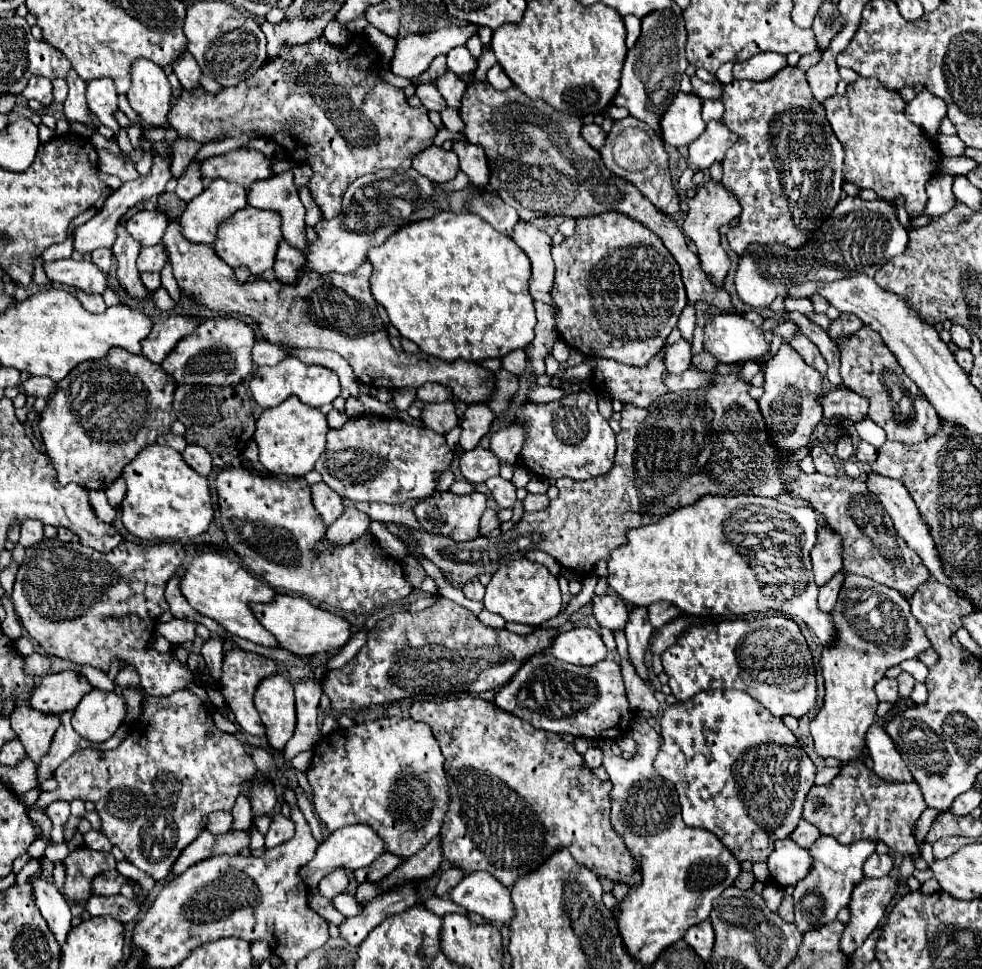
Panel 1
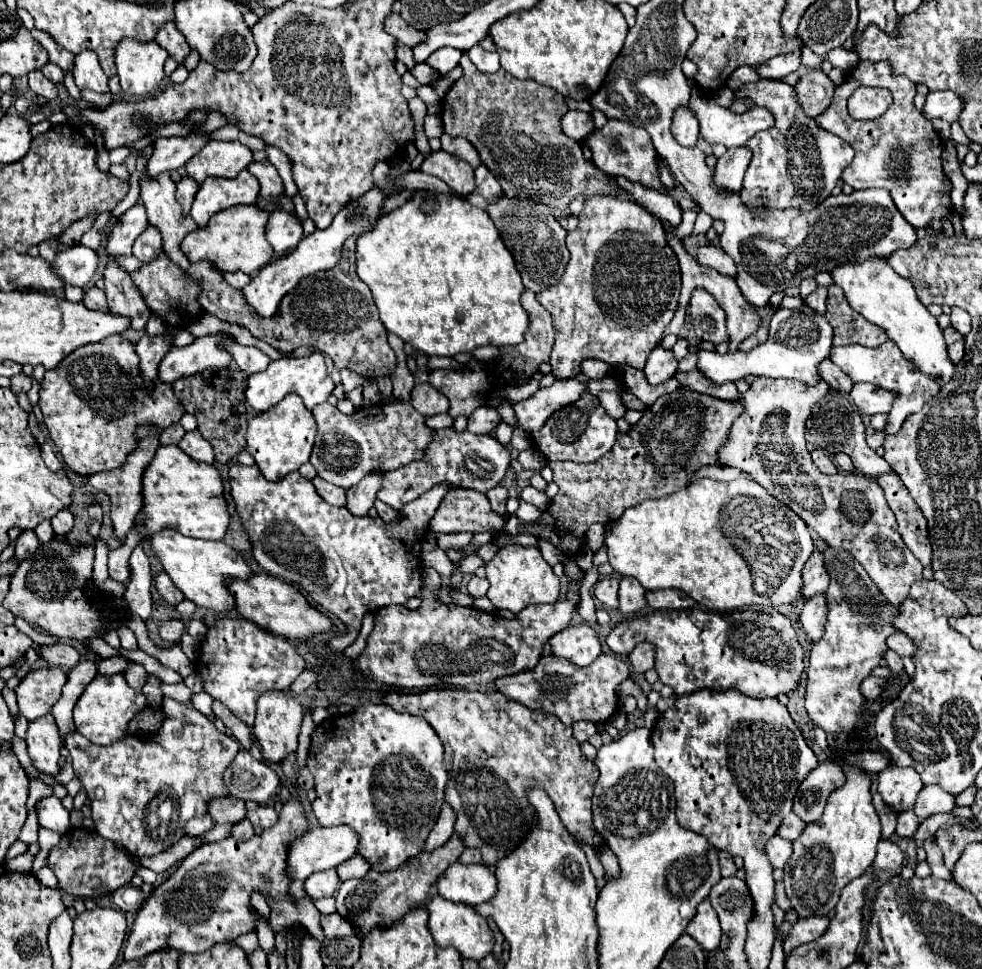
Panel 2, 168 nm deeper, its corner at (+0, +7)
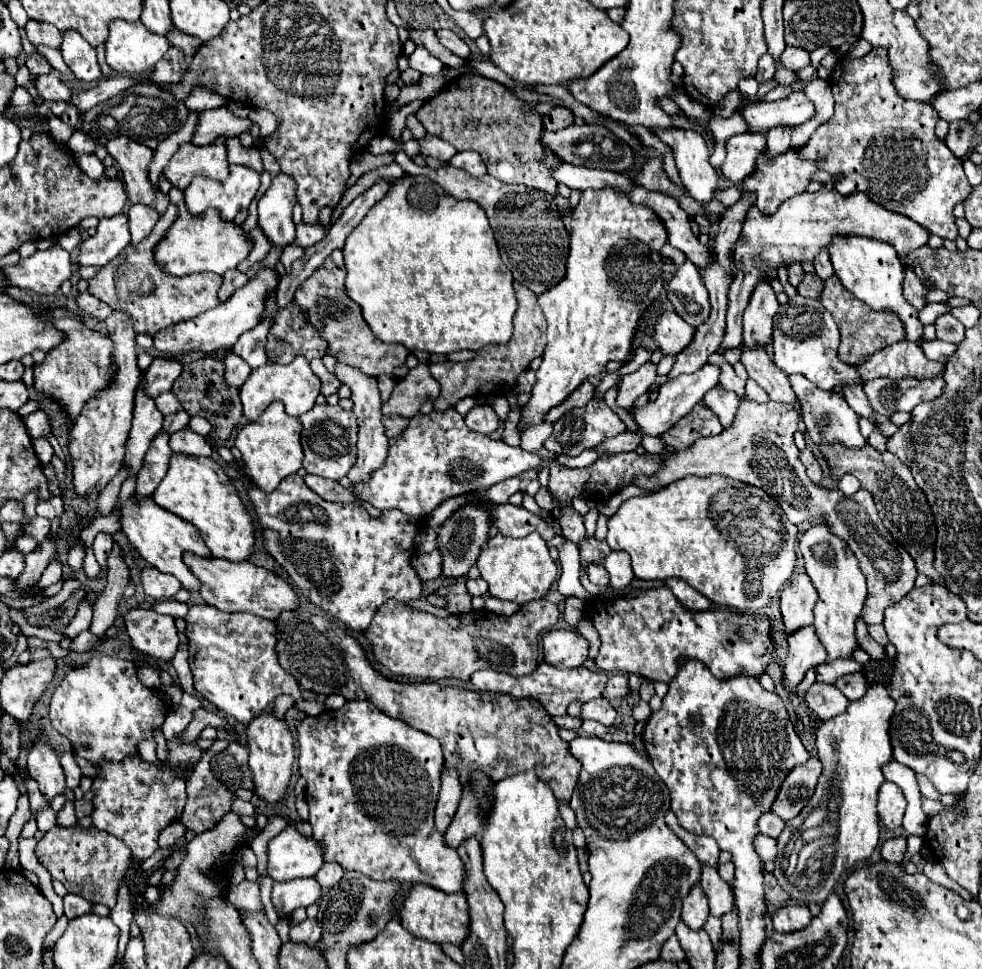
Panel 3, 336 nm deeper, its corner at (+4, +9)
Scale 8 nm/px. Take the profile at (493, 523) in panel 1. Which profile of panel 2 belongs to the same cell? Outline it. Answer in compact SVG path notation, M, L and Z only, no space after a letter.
M493 487L491 491L487 491L487 499L489 499L491 509L495 513L505 515L505 503L507 503L507 489L505 487Z

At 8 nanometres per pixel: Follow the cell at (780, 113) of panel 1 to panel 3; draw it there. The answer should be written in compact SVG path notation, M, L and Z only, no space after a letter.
M789 149L787 153L783 153L783 155L779 155L779 157L771 159L771 161L767 159L767 153L763 151L763 153L757 157L757 165L759 165L759 169L743 181L743 189L745 189L745 191L753 191L753 193L757 195L757 209L759 209L763 215L775 213L783 201L787 201L787 199L791 199L791 197L803 193L805 187L809 185L811 173L817 171L815 165L799 161L795 149Z

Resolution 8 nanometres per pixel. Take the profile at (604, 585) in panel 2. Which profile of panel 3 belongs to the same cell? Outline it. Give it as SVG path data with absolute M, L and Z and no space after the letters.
M589 563L589 565L587 565L587 575L589 575L591 583L595 583L595 585L601 585L601 587L609 585L609 577L607 577L607 571L605 571L603 565Z

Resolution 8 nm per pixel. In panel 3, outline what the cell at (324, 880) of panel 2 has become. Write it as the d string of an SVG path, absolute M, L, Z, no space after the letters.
M295 879L287 883L273 883L271 903L277 915L291 915L297 907L309 907L321 897L319 883L311 879Z

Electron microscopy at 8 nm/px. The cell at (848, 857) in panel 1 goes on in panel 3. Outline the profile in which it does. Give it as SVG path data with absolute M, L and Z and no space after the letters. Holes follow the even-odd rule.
M877 681L867 687L867 693L859 701L851 701L845 713L821 721L815 731L823 771L819 775L811 801L797 817L785 823L785 829L777 839L779 853L773 871L781 887L799 905L821 905L841 873L851 869L857 861L867 859L877 847L877 793L881 783L885 781L881 765L893 759L889 739L889 723L893 711L895 701L891 697L889 685L885 681ZM819 805L825 805L831 821L825 821L823 825L813 829L803 829L803 821Z

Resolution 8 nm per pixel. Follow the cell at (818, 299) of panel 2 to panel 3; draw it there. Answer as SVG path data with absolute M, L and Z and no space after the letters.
M821 249L821 251L819 251L819 255L813 259L813 267L815 267L815 273L817 273L823 281L835 273L835 271L831 269L831 261L829 261L829 251L827 251L827 249Z

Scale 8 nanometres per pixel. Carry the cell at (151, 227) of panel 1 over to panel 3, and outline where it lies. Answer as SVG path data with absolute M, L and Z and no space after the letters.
M123 213L111 219L101 219L95 235L81 241L77 263L103 267L111 259L115 259L129 243L131 243L131 237L127 229L127 217Z

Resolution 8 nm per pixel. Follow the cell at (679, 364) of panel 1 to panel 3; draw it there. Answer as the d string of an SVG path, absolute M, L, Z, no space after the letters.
M643 363L637 371L629 373L629 375L623 375L619 385L617 385L617 407L621 409L631 409L635 399L643 393L649 391L649 387L655 383L655 377L657 377L657 365L653 363Z

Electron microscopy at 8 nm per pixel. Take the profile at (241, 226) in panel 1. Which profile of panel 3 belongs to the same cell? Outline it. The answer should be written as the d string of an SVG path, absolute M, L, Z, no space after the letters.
M175 187L169 191L169 201L177 205L179 217L171 225L171 231L167 231L163 239L159 241L159 245L155 247L155 263L165 273L175 275L175 277L203 273L203 271L223 275L227 269L235 269L251 251L251 241L243 233L243 229L239 225L223 221L215 209L209 209L205 215L191 217L183 201L183 191Z

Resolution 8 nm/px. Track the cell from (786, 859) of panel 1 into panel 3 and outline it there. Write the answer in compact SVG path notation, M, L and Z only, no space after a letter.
M765 835L755 837L755 851L759 853L761 861L775 861L777 857L777 841Z

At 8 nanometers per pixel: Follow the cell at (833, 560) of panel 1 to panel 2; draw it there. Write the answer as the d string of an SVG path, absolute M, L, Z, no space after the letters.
M813 551L813 555L803 567L803 597L809 599L815 593L823 593L827 585L829 585L829 579L827 579L825 563L823 563L823 553Z

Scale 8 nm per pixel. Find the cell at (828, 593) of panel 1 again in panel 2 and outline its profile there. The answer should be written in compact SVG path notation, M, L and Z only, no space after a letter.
M819 593L819 595L815 595L815 599L805 601L799 619L801 619L803 629L807 631L807 635L813 641L817 641L823 635L825 617L827 617L827 599L825 599L825 593Z

